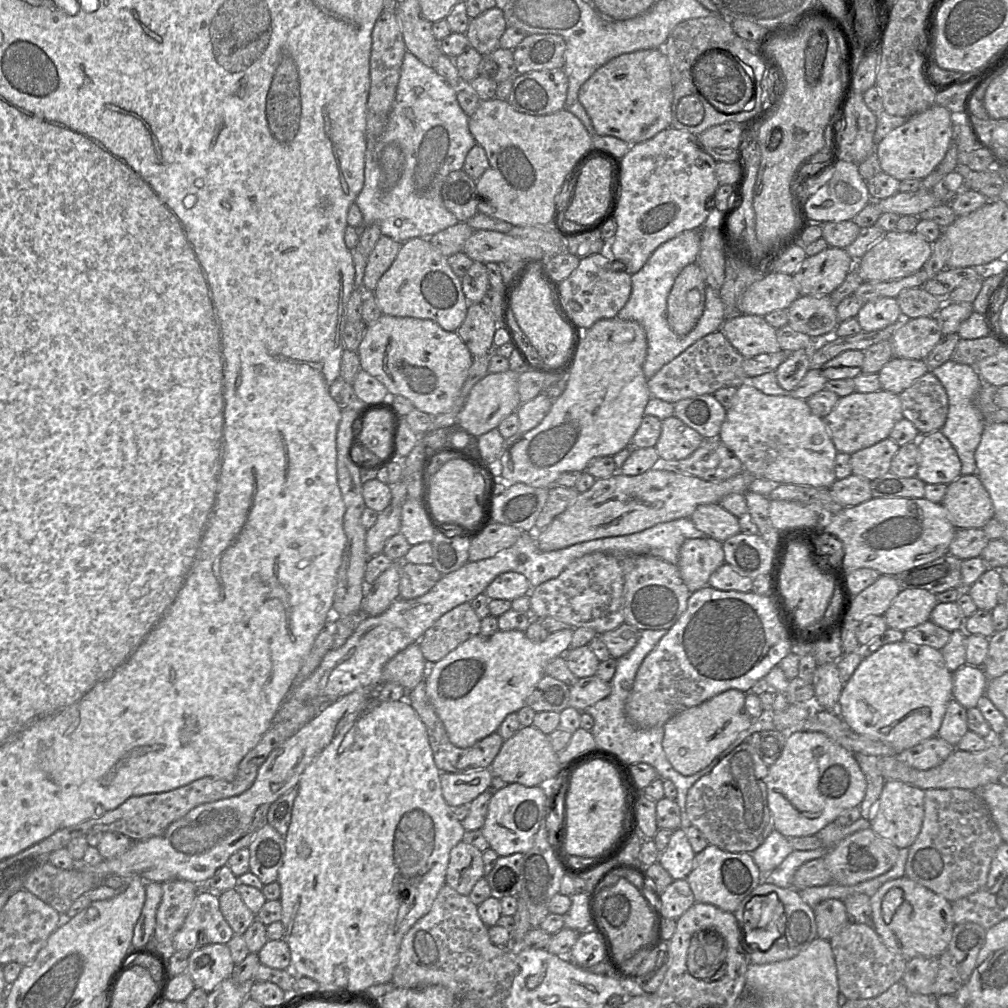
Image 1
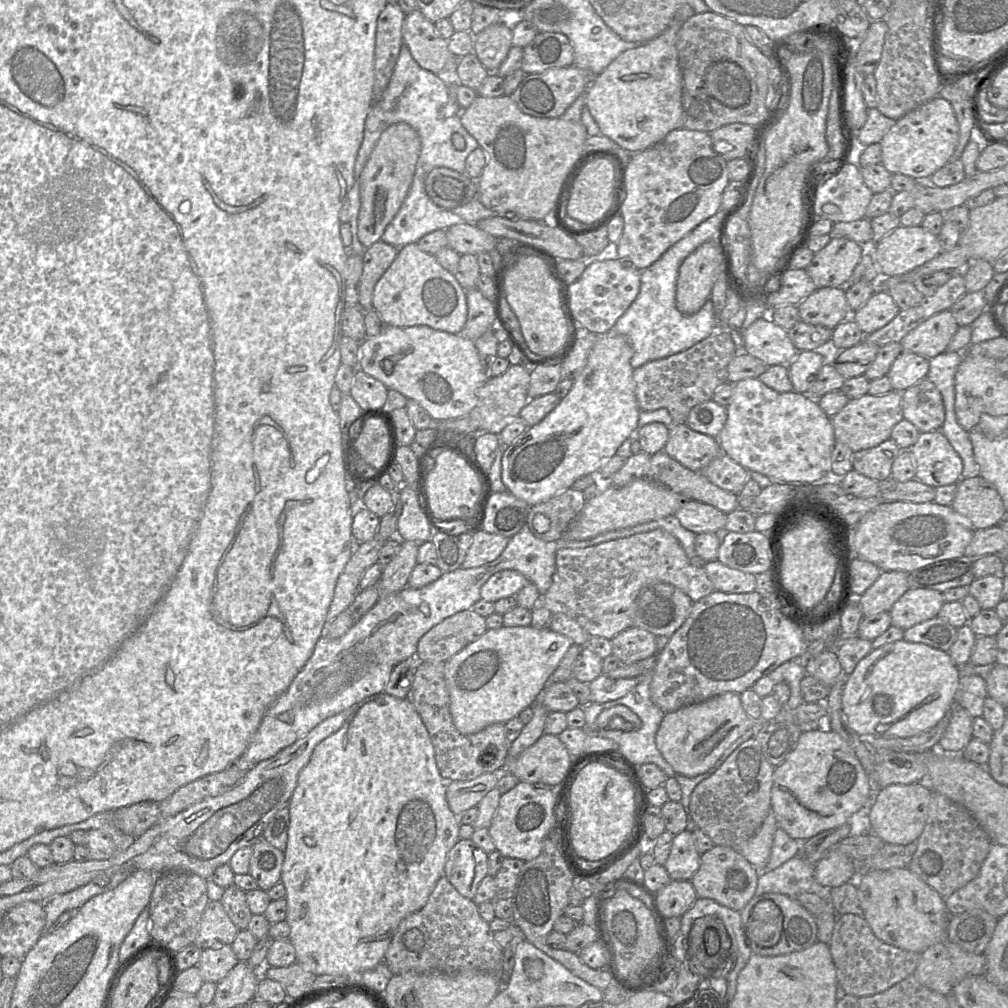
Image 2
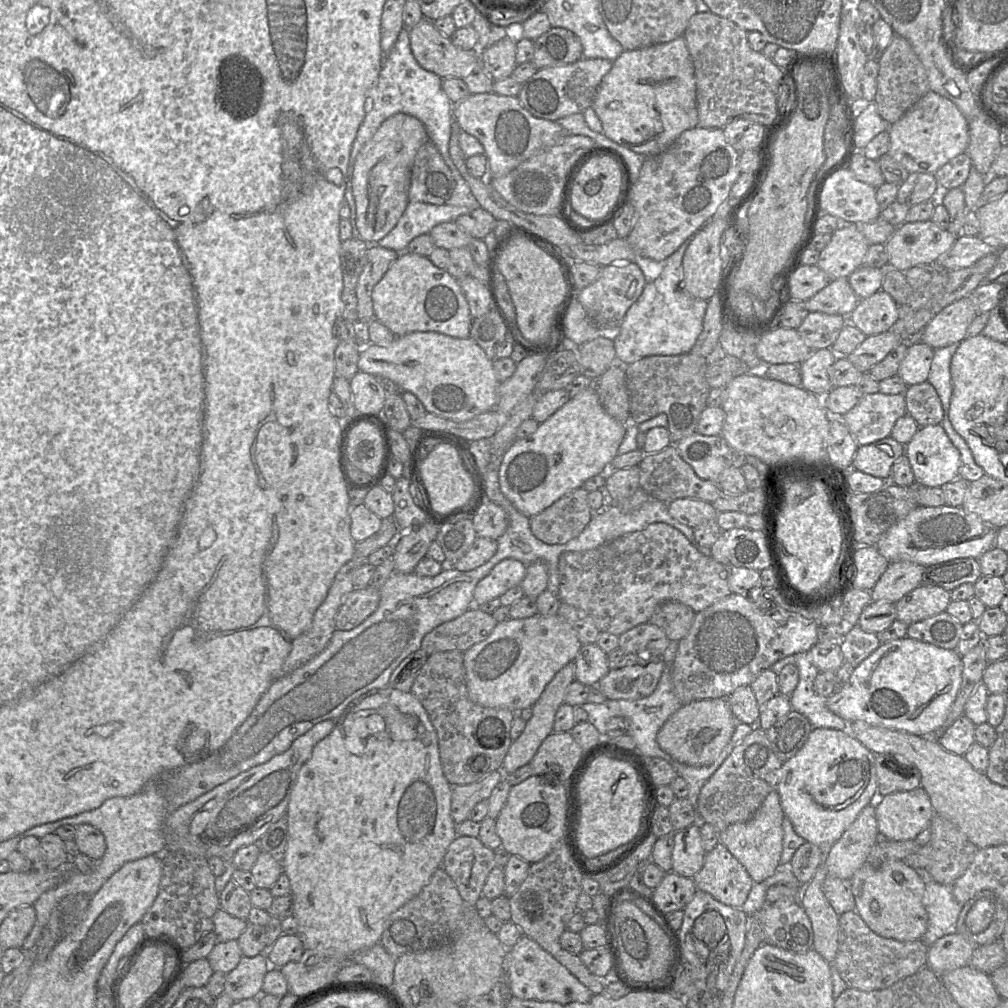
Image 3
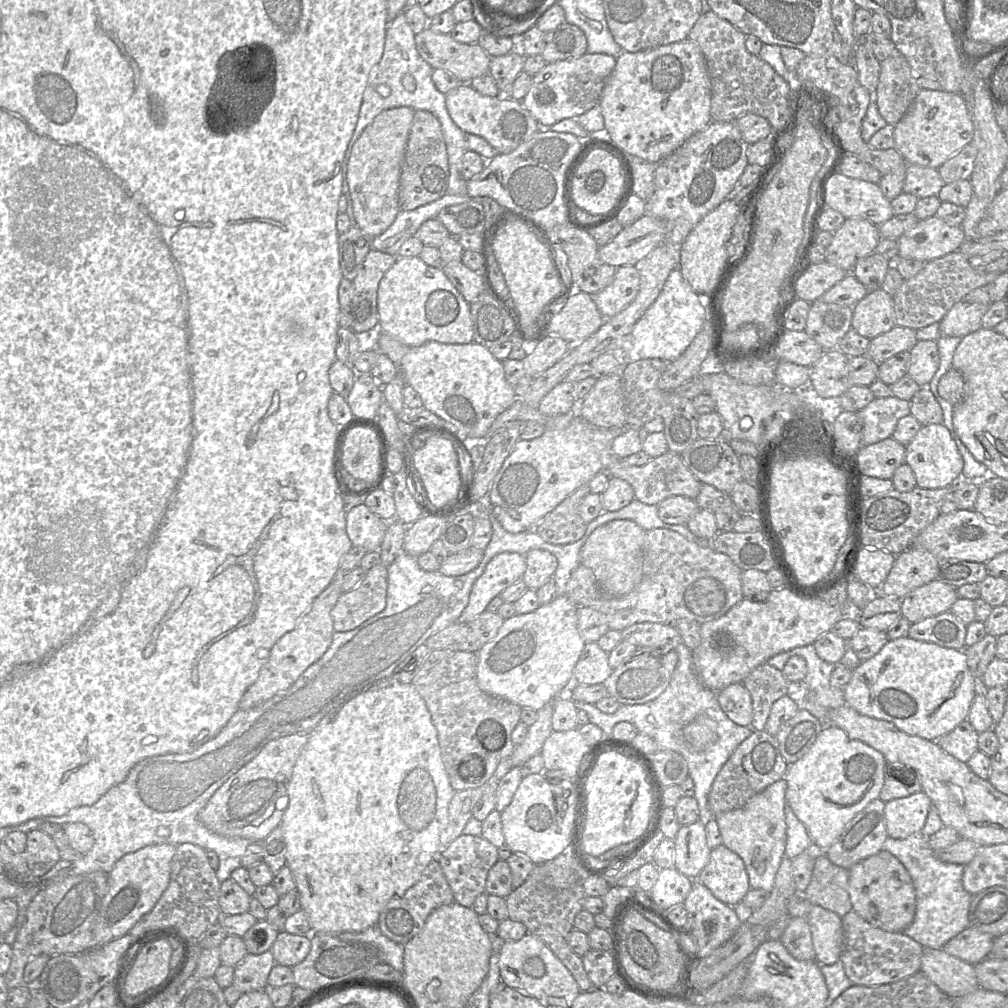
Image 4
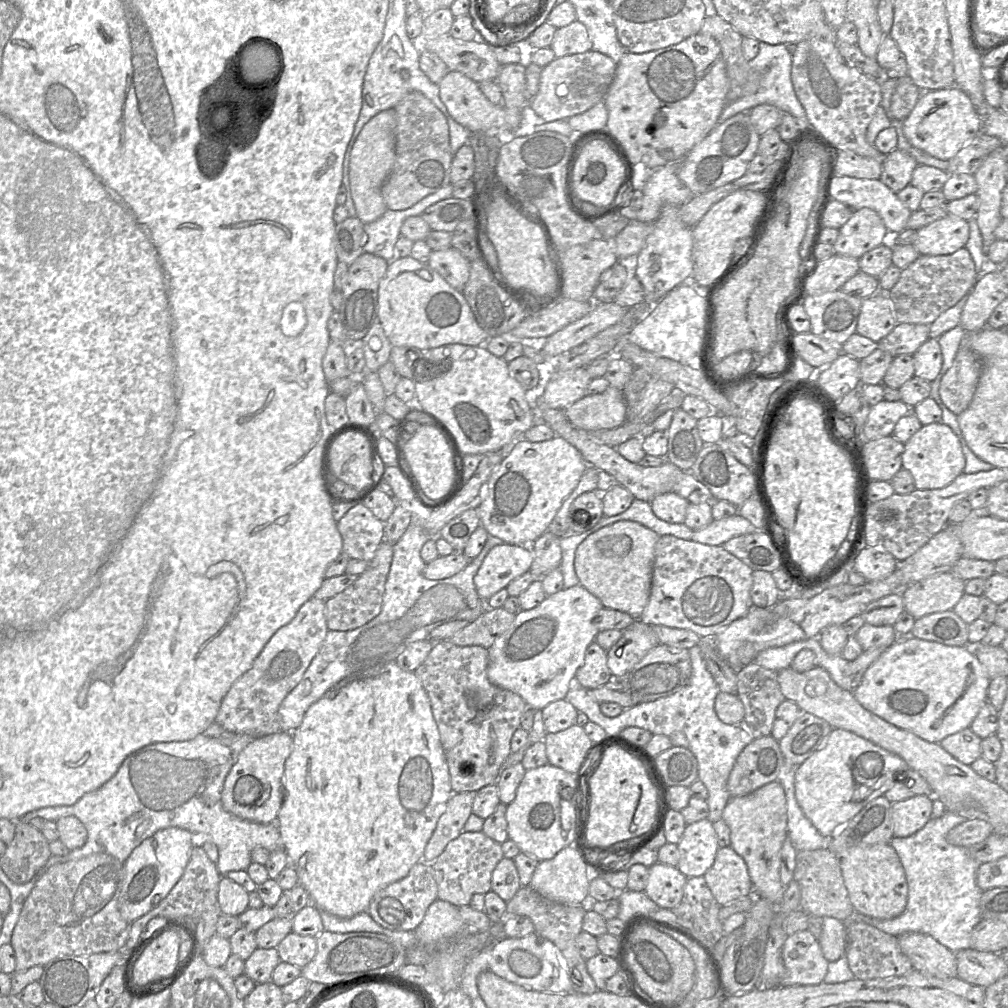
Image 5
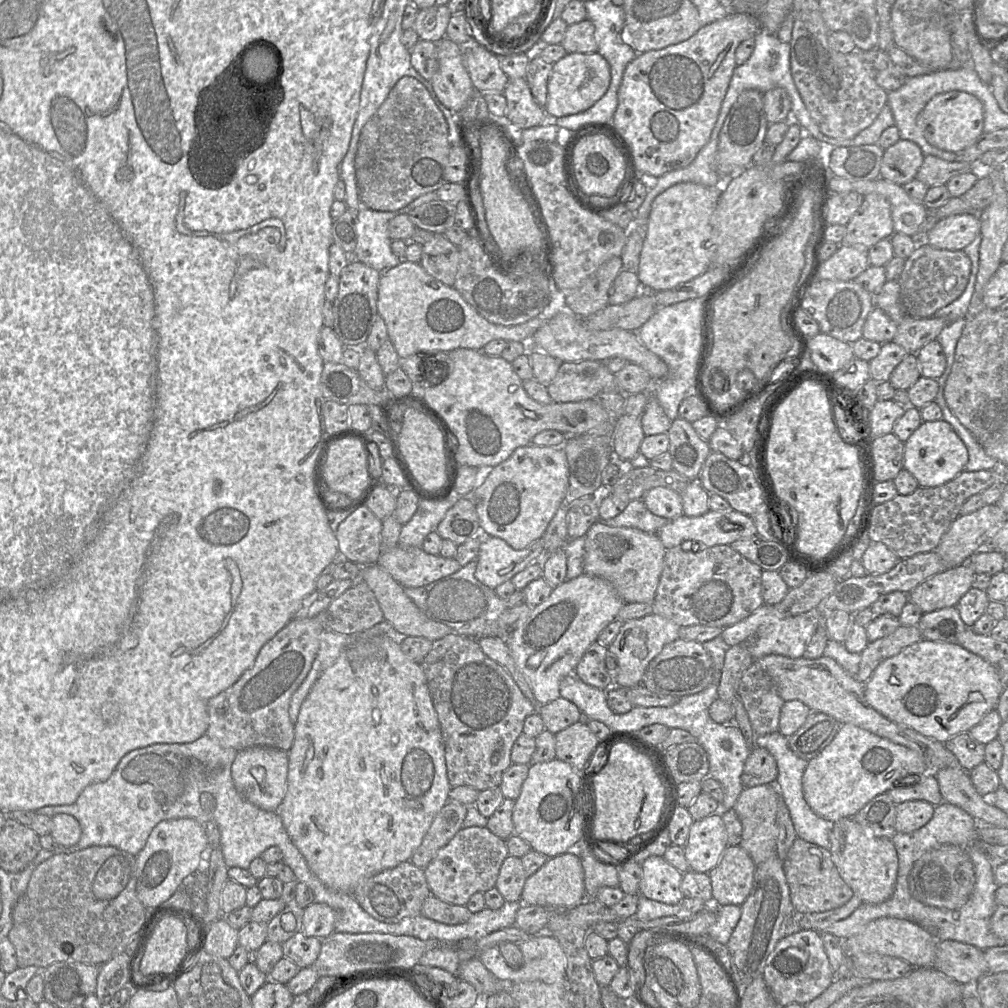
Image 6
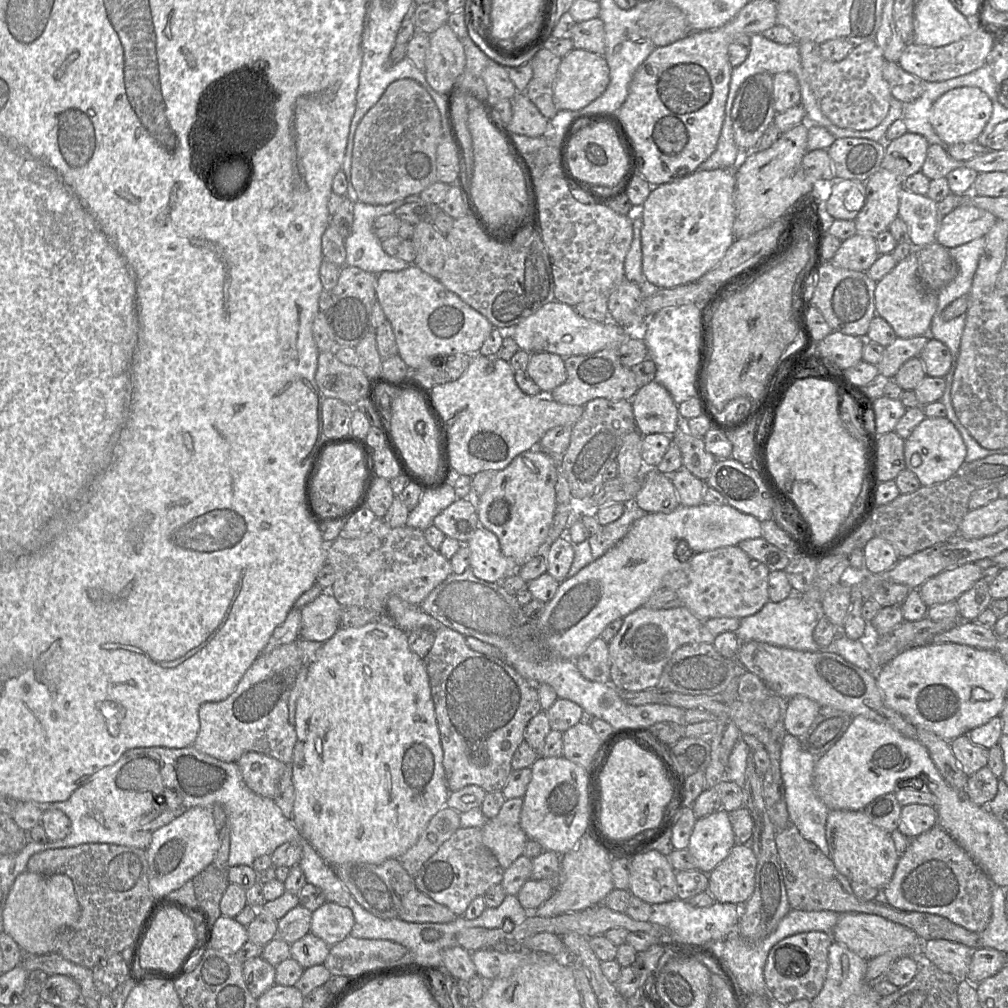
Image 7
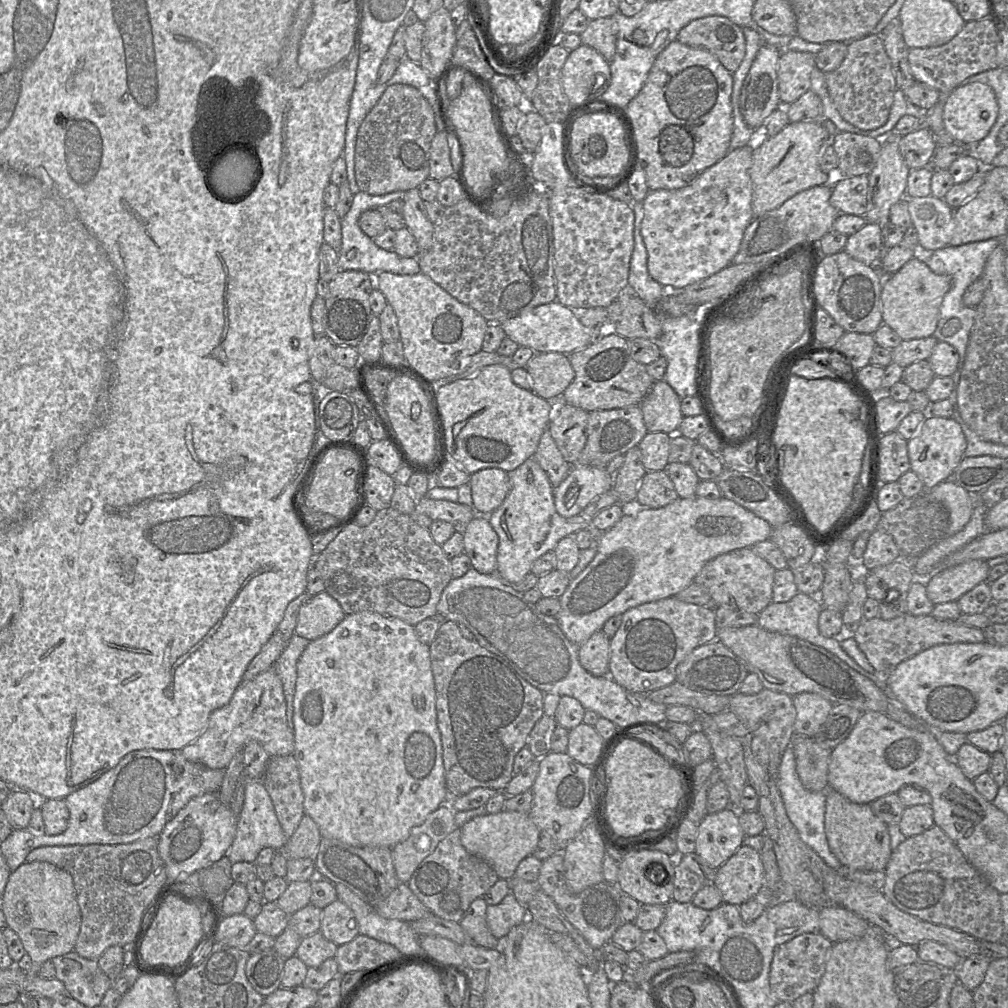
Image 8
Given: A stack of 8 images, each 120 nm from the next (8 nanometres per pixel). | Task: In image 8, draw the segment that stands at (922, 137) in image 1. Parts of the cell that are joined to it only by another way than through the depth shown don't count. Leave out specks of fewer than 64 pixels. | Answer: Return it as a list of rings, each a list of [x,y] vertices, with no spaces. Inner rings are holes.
[[[972,82],[959,85],[948,95],[943,108],[943,123],[955,142],[973,147],[988,135],[997,115],[998,103],[992,88],[981,82]]]

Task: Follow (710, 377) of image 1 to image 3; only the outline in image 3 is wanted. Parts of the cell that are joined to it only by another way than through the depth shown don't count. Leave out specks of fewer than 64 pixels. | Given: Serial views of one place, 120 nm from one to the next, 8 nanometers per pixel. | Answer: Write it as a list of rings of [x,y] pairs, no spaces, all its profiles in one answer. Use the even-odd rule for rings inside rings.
[[[691,353],[677,356],[654,355],[623,366],[630,399],[630,422],[638,425],[659,414],[666,414],[671,444],[678,443],[696,432],[711,390],[705,378],[706,357]]]

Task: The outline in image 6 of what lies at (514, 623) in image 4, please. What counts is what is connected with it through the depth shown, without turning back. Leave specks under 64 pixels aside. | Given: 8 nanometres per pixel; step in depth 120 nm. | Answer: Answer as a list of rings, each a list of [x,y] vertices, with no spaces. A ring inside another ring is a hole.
[[[583,573],[555,587],[550,596],[533,607],[528,618],[504,638],[517,668],[527,678],[540,704],[560,696],[561,680],[574,673],[588,647],[617,619],[624,604],[608,581]]]

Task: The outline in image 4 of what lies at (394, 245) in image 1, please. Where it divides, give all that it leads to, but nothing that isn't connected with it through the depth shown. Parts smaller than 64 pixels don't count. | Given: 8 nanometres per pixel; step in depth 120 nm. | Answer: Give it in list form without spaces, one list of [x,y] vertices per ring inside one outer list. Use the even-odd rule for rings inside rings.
[[[371,249],[363,260],[352,281],[354,293],[348,306],[350,327],[355,333],[368,331],[378,324],[378,286],[396,259],[397,256]]]

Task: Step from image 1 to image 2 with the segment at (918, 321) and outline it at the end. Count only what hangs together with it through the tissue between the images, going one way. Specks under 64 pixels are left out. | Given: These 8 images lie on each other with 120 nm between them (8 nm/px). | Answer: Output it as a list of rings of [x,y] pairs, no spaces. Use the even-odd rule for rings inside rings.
[[[950,310],[941,311],[910,331],[900,343],[904,351],[931,359],[947,351],[959,327]]]

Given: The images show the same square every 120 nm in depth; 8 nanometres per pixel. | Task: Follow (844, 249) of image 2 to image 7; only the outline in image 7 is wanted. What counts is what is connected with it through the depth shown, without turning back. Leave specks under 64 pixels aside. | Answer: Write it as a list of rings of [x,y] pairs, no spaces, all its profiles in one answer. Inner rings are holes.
[[[880,168],[865,182],[865,204],[854,219],[856,234],[872,236],[889,229],[898,217],[899,193],[903,179],[894,172]]]

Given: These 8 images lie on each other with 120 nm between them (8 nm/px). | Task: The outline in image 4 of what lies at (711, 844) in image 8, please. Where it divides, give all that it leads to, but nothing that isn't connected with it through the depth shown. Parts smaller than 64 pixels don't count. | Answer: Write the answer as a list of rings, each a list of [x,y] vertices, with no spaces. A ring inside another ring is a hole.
[[[700,821],[680,826],[674,839],[674,868],[692,880],[709,862],[711,849],[706,842],[705,825]]]

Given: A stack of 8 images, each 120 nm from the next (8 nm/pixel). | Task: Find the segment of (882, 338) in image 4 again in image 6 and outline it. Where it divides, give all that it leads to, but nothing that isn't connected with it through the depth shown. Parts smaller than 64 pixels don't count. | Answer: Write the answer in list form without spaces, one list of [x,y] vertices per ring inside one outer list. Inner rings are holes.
[[[905,317],[897,326],[893,342],[903,347],[908,354],[916,354],[924,345],[937,338],[948,322],[939,317]]]

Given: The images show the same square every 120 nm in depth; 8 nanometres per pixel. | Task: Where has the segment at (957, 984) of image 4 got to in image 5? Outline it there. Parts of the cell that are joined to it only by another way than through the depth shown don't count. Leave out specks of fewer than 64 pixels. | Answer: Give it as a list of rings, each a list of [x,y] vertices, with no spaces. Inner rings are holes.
[[[906,932],[898,936],[897,941],[915,970],[940,978],[957,977],[955,952],[930,935]]]

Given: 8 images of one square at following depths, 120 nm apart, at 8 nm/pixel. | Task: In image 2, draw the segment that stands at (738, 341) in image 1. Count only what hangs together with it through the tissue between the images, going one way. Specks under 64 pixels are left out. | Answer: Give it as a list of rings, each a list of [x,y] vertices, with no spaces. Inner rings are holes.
[[[769,316],[755,320],[742,334],[743,351],[762,360],[767,366],[790,364],[799,354],[787,330]]]

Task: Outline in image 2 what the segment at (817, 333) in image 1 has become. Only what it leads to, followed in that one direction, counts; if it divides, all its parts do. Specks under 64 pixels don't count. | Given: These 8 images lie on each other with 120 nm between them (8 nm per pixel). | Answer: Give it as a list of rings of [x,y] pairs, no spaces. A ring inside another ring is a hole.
[[[844,287],[818,288],[797,307],[801,321],[829,329],[850,317]]]

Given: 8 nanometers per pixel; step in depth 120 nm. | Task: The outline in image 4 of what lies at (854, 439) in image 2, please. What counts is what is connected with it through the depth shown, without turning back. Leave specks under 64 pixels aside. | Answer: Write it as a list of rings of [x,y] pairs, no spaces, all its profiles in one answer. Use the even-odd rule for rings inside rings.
[[[895,396],[875,398],[860,410],[862,444],[870,445],[892,437],[898,421],[910,414],[910,403]]]

